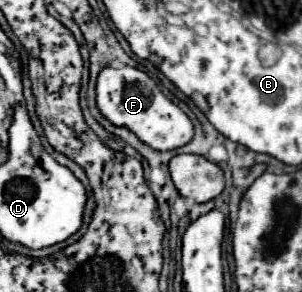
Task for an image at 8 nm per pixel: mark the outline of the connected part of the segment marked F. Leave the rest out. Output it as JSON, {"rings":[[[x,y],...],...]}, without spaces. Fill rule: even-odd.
{"rings":[[[109,65],[101,69],[97,77],[97,107],[103,113],[103,117],[109,119],[113,125],[127,127],[143,143],[157,151],[177,149],[193,139],[191,119],[161,93],[161,89],[147,73],[135,67],[125,65],[115,69]]]}

